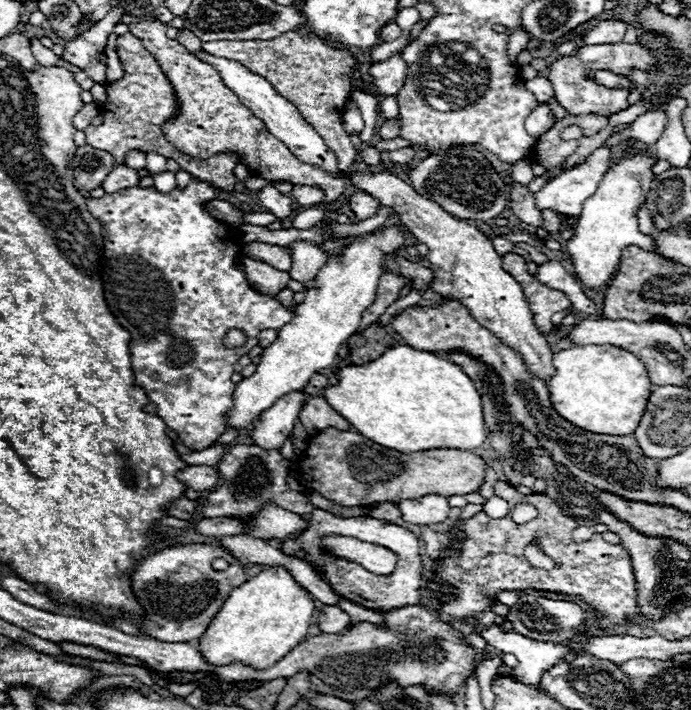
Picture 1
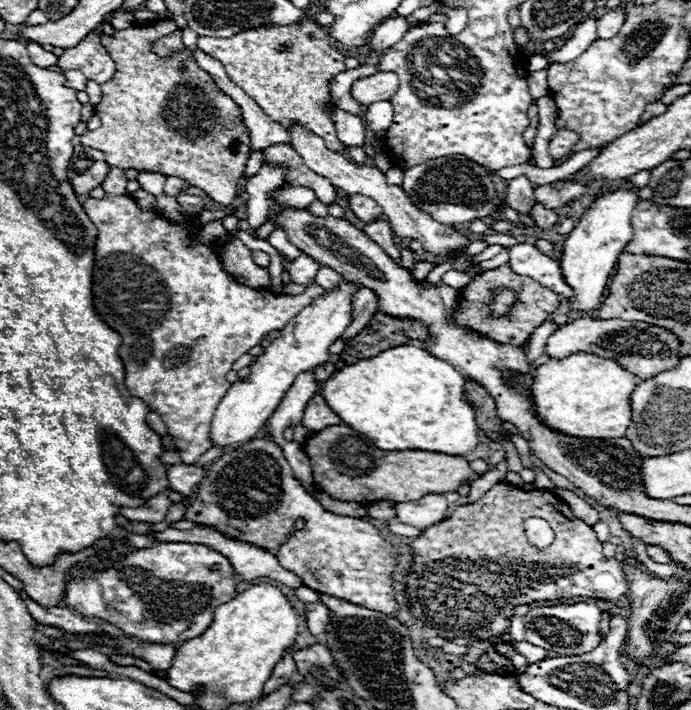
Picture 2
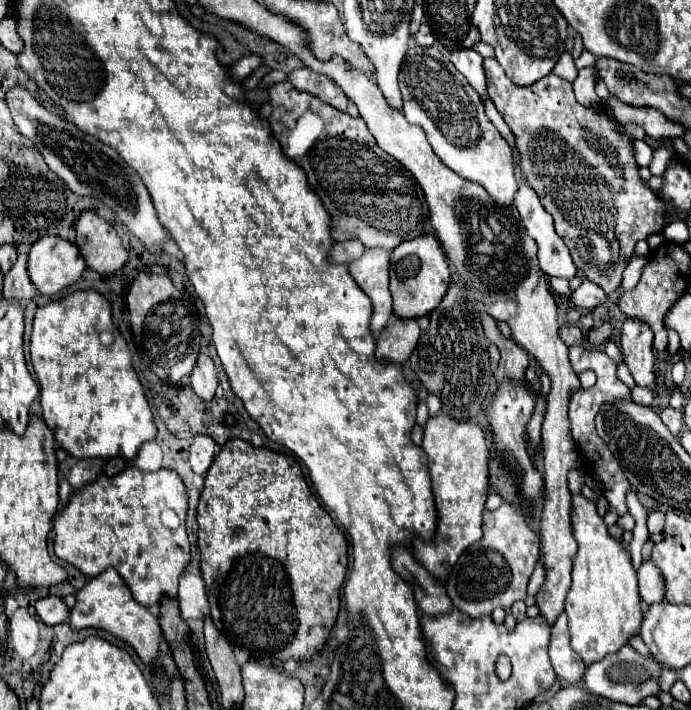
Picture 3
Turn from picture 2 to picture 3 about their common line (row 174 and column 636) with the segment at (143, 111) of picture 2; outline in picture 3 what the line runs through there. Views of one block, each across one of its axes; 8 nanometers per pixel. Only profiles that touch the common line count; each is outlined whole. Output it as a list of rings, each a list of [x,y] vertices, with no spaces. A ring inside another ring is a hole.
[[[486,58],[484,68],[488,78],[488,96],[516,136],[522,178],[536,190],[546,212],[552,214],[556,234],[566,242],[576,268],[606,294],[612,294],[622,282],[622,272],[634,254],[636,242],[662,232],[666,222],[666,210],[660,206],[660,198],[656,198],[656,192],[652,192],[638,176],[638,164],[628,140],[630,136],[616,130],[618,122],[612,120],[604,108],[586,108],[578,104],[572,84],[556,74],[548,74],[532,86],[518,88],[508,82],[508,76],[496,58]]]

